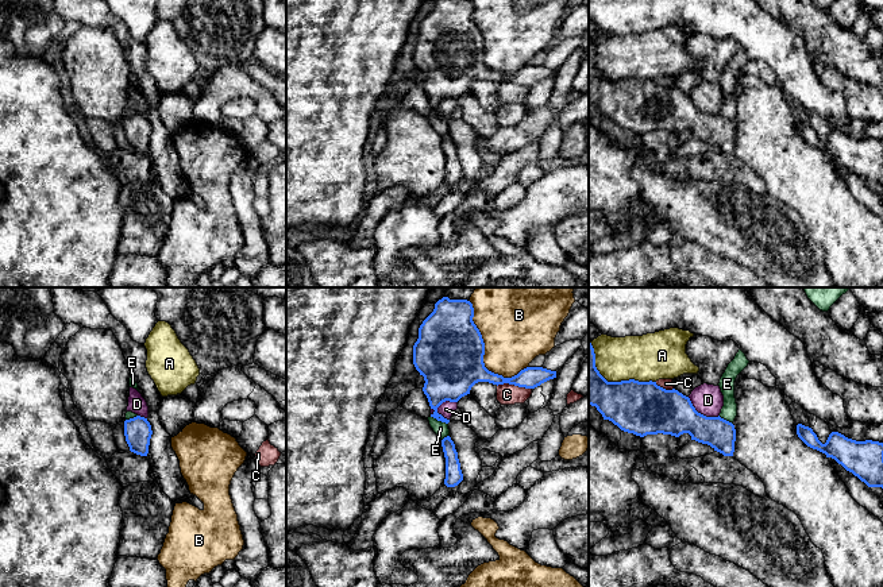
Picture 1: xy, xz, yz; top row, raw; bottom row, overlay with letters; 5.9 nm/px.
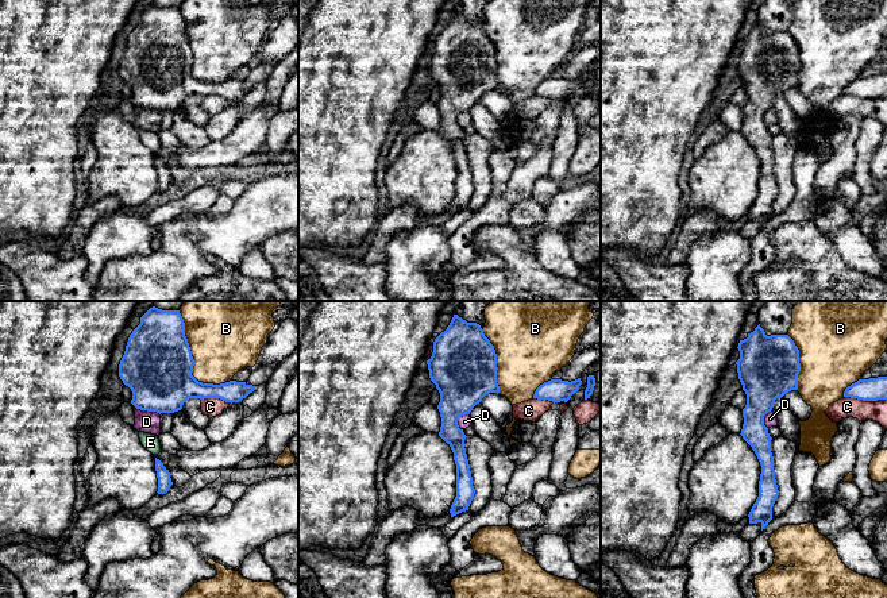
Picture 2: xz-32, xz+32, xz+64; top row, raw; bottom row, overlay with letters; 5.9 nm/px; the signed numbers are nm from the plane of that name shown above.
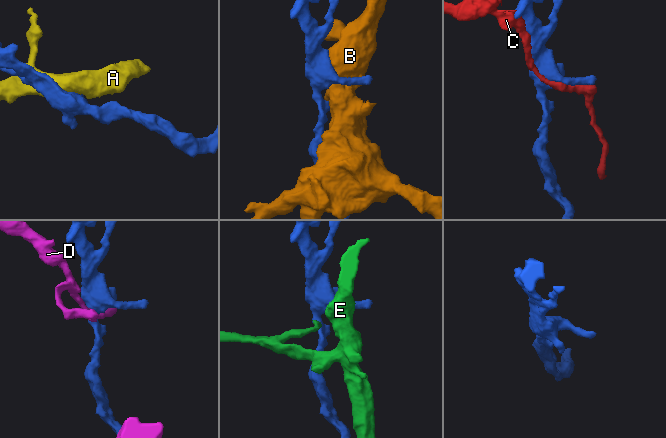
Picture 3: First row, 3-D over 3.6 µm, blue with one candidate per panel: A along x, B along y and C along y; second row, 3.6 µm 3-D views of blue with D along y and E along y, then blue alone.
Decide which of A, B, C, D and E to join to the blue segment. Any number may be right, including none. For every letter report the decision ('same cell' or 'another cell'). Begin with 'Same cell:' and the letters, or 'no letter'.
Same cell: no letter
A: another cell
B: another cell
C: another cell
D: another cell
E: another cell

